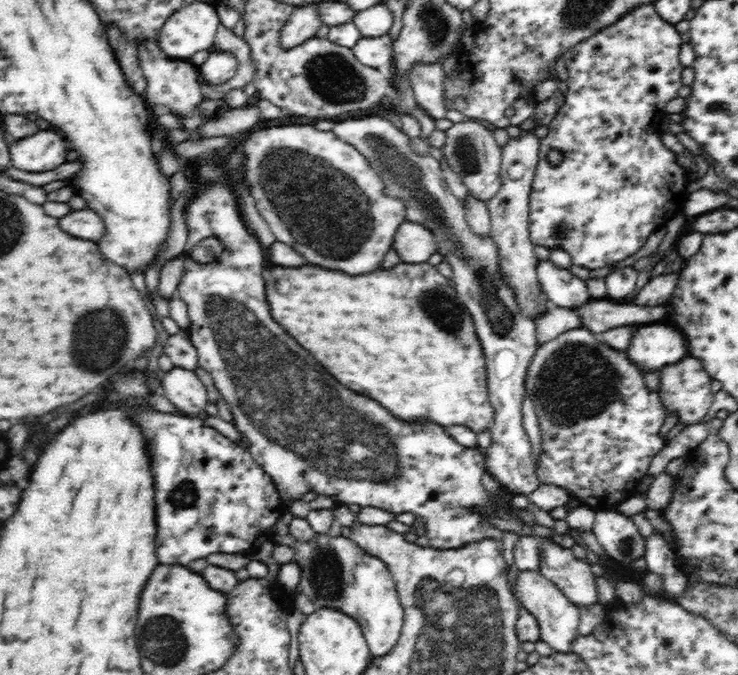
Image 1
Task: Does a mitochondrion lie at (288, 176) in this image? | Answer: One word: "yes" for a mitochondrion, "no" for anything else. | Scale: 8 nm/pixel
yes

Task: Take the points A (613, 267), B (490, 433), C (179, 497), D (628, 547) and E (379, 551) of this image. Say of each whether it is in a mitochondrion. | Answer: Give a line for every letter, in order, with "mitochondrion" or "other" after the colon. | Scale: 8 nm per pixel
A: other
B: other
C: mitochondrion
D: mitochondrion
E: other

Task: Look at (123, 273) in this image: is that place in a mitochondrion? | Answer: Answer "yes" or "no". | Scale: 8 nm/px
no

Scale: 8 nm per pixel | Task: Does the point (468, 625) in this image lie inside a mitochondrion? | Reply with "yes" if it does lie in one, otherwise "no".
yes

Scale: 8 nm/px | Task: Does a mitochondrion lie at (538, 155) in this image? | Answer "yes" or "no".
no

